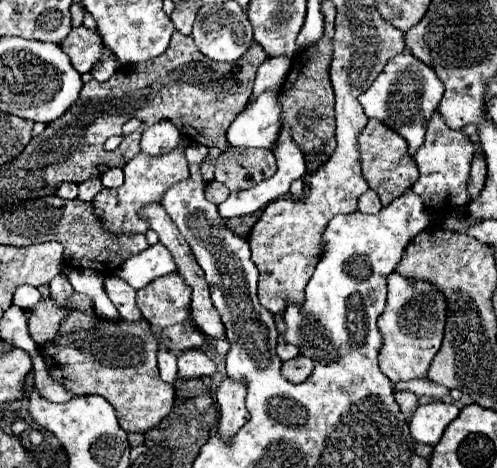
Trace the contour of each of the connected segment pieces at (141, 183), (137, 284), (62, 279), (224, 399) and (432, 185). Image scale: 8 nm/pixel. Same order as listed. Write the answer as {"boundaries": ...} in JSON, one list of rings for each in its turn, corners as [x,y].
{"boundaries":[[[[184,144],[176,152],[168,152],[164,156],[156,156],[156,158],[144,156],[140,152],[140,154],[136,154],[136,158],[132,158],[124,166],[124,174],[126,174],[126,180],[120,188],[112,188],[112,190],[102,188],[94,196],[94,212],[96,212],[104,232],[108,232],[110,236],[122,236],[122,234],[132,234],[132,232],[146,234],[150,226],[148,226],[146,218],[140,214],[140,210],[148,204],[160,204],[164,192],[172,184],[186,180],[190,176],[188,162],[184,156]]],[[[158,242],[146,248],[144,252],[128,258],[120,266],[116,276],[128,282],[134,290],[138,290],[148,285],[148,282],[152,282],[154,278],[162,274],[170,274],[174,270],[176,270],[176,264],[170,250]]],[[[62,272],[50,280],[50,294],[56,296],[56,300],[64,300],[64,296],[70,296],[72,292],[74,292],[72,284],[68,282],[68,278]]],[[[226,378],[218,388],[218,394],[216,394],[218,412],[220,412],[218,434],[224,442],[230,442],[236,436],[236,432],[248,420],[248,410],[244,406],[244,396],[246,396],[244,384],[240,384],[236,380]]],[[[436,110],[428,122],[426,140],[422,148],[414,154],[414,160],[420,170],[420,178],[412,186],[412,190],[422,198],[424,208],[428,212],[450,212],[470,202],[470,194],[466,190],[468,174],[470,174],[470,160],[474,156],[472,140],[462,134],[460,130],[452,130],[444,124],[440,112]]]]}

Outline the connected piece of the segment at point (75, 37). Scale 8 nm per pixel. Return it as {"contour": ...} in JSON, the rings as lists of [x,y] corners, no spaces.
{"contour":[[[84,26],[72,28],[72,32],[62,40],[62,50],[70,56],[72,66],[80,72],[86,74],[92,70],[92,66],[100,60],[102,54],[102,40],[98,30],[88,30]]]}

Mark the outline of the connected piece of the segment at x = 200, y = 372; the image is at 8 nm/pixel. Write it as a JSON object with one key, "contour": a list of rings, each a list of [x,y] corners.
{"contour":[[[186,350],[178,356],[178,378],[204,378],[216,372],[216,364],[202,350]]]}

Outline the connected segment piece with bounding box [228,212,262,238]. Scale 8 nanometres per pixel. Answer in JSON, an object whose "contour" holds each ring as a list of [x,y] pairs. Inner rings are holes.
{"contour":[[[254,212],[254,214],[250,214],[250,216],[240,216],[240,218],[232,218],[232,220],[228,222],[228,226],[230,226],[230,228],[232,228],[232,232],[236,232],[238,236],[246,238],[246,236],[250,234],[252,226],[254,226],[254,224],[258,222],[260,214],[262,214],[262,212]]]}

